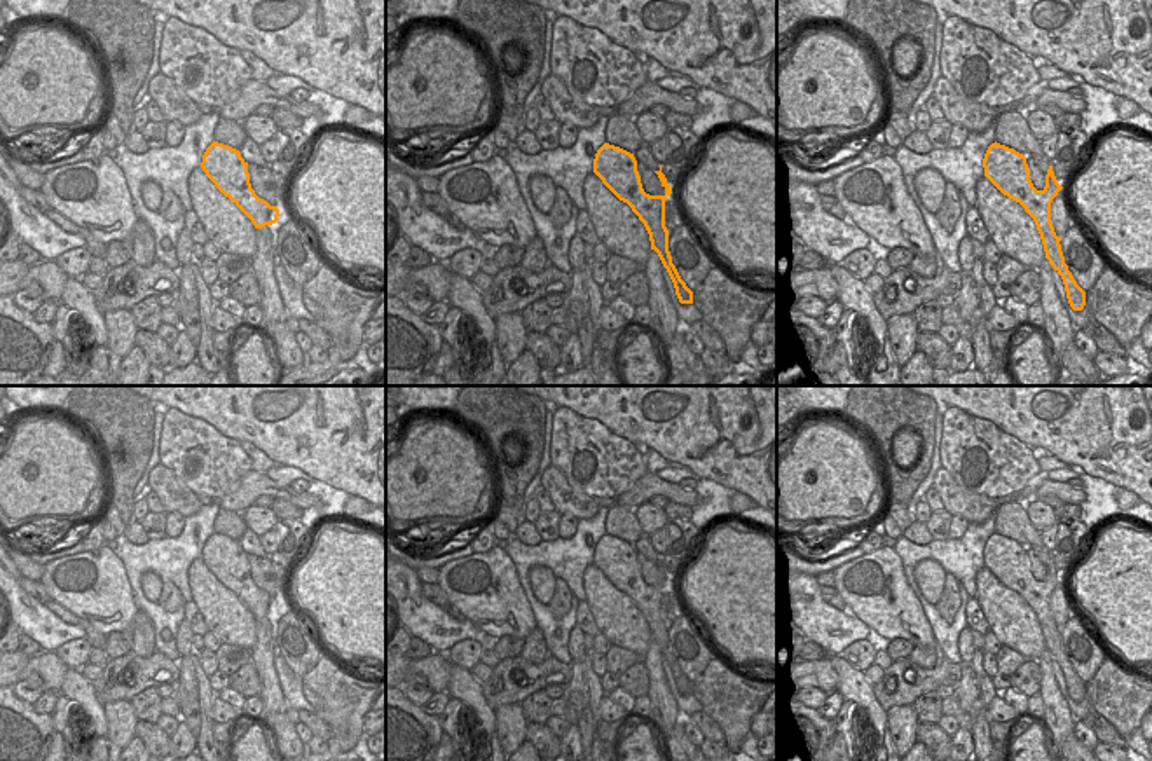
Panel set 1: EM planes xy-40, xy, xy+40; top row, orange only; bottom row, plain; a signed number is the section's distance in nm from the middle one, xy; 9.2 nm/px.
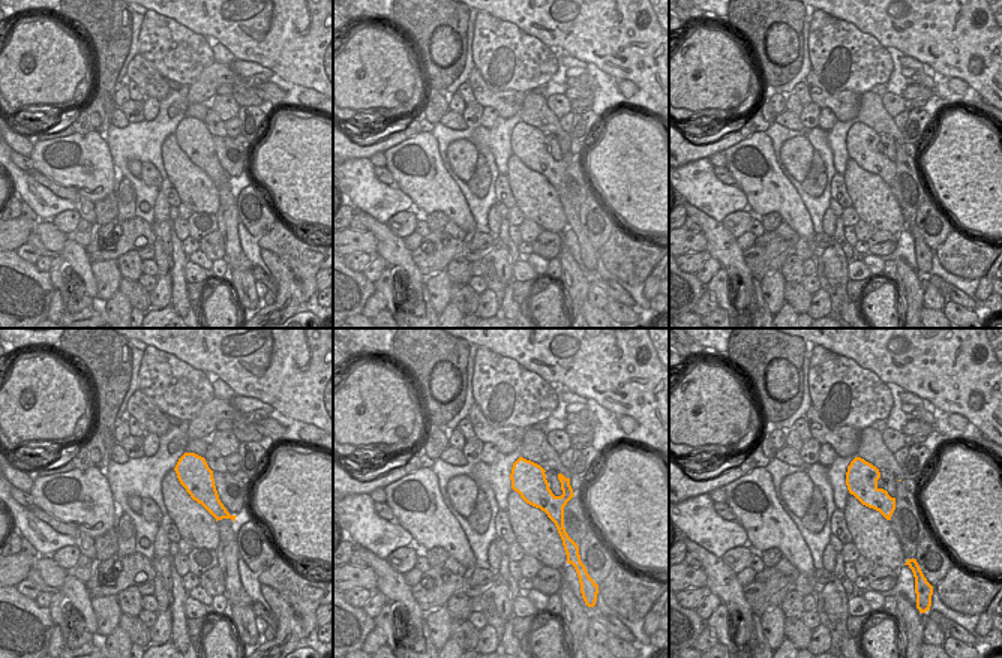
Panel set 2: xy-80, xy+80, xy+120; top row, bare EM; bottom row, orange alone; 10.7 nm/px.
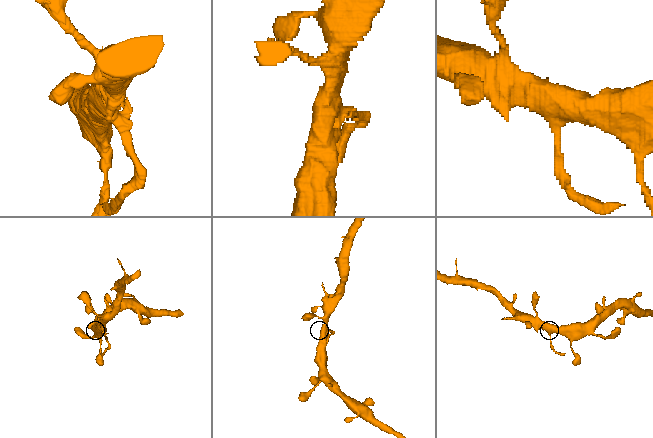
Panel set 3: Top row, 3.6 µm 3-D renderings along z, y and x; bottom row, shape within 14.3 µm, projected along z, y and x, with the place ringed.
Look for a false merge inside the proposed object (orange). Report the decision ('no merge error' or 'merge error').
merge error

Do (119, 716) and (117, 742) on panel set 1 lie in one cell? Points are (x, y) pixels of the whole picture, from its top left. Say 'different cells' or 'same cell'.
same cell

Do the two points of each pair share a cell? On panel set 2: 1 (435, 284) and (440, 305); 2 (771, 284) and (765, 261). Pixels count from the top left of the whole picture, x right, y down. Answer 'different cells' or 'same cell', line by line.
1: same cell
2: different cells

